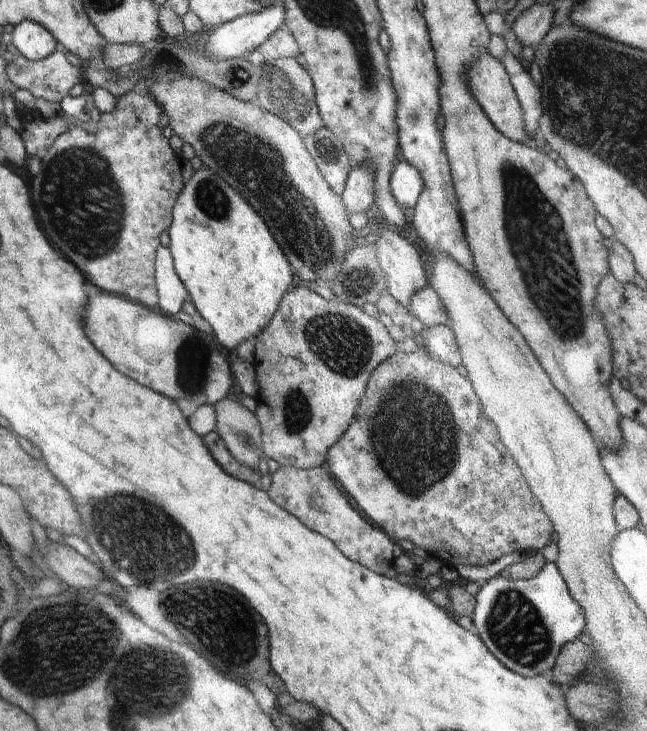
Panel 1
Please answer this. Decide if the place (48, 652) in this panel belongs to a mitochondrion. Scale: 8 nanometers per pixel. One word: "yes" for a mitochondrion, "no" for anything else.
yes

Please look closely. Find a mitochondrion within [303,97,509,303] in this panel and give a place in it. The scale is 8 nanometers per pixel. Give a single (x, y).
(326, 147)

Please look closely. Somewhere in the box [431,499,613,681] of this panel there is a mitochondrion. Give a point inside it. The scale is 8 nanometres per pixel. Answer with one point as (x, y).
(517, 628)

